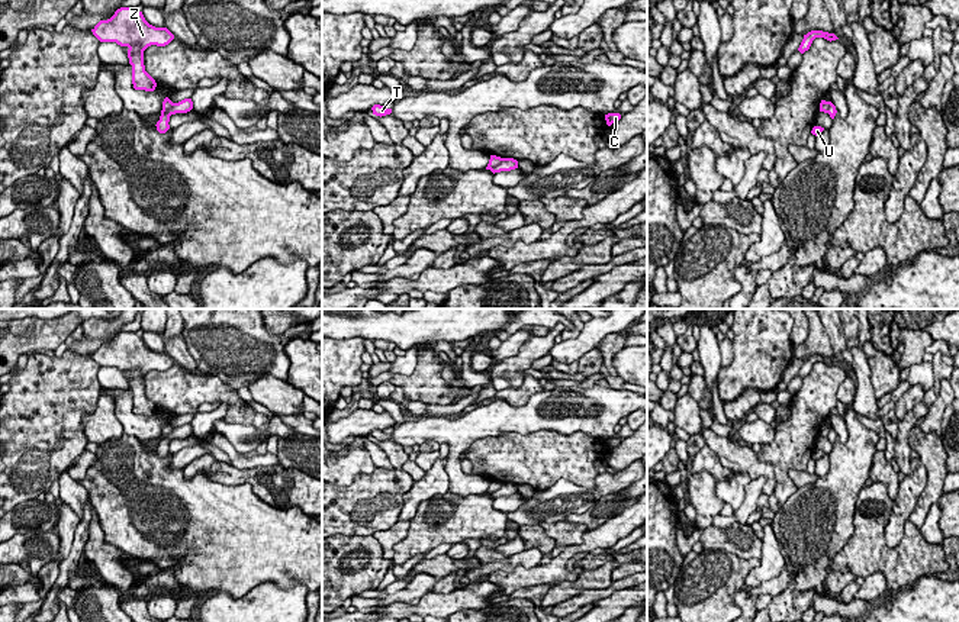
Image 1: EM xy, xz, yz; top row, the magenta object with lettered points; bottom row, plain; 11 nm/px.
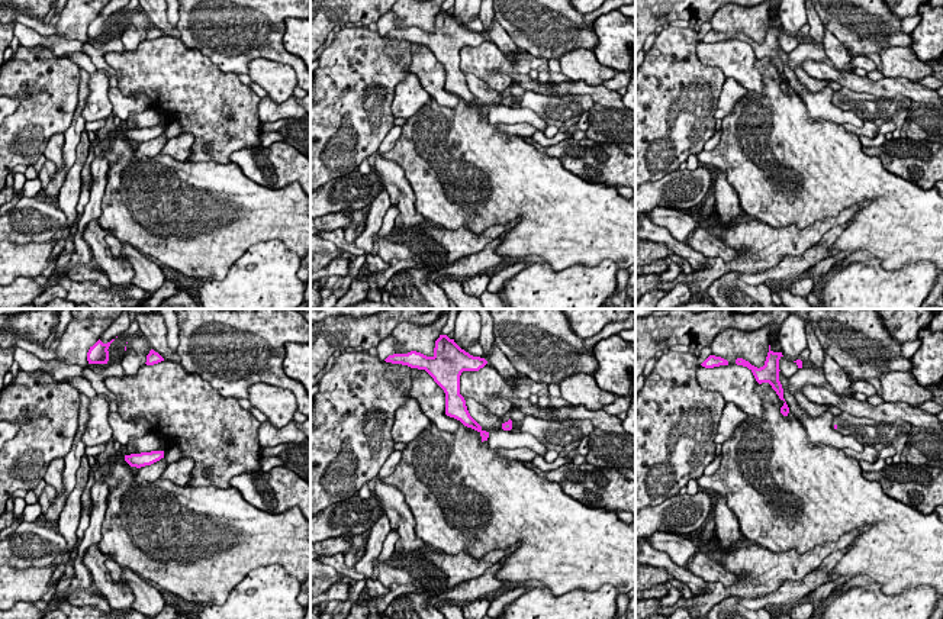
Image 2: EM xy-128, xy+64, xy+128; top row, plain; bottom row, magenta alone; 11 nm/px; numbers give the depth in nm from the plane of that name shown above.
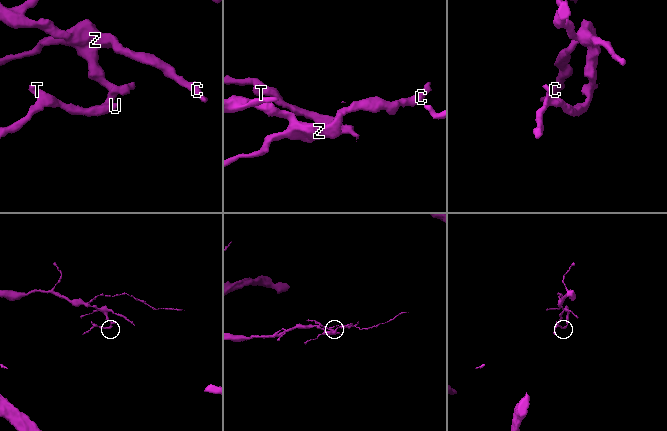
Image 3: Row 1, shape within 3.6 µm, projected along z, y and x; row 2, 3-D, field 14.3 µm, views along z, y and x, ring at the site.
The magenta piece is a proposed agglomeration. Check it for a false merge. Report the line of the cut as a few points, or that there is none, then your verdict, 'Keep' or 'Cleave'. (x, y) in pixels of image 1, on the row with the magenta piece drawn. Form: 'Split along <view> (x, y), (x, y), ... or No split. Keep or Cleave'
Split along xz (502, 158), (491, 170). Cleave

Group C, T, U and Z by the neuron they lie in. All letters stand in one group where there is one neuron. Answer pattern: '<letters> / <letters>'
C Z / T U

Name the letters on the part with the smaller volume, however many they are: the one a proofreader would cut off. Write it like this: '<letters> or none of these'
T, U

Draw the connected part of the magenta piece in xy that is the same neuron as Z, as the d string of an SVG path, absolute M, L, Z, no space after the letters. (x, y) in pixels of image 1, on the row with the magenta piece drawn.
M120 7L110 19L100 20L91 32L100 42L116 42L120 46L128 46L133 88L155 90L155 80L145 71L144 51L151 45L168 45L174 35L167 28L149 25L136 7Z

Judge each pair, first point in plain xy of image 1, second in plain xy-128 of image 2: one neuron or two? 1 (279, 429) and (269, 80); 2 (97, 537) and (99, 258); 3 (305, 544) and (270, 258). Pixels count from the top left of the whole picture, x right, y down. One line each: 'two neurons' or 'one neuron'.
1: two neurons
2: one neuron
3: two neurons

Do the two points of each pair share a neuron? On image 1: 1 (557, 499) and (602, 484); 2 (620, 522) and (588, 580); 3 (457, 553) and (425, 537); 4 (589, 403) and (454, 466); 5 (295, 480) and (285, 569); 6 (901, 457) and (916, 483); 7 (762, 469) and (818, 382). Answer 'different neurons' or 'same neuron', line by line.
1: same neuron
2: different neurons
3: different neurons
4: same neuron
5: different neurons
6: different neurons
7: different neurons

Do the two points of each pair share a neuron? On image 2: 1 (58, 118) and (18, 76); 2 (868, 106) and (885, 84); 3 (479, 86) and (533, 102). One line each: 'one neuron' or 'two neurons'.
1: one neuron
2: two neurons
3: two neurons

